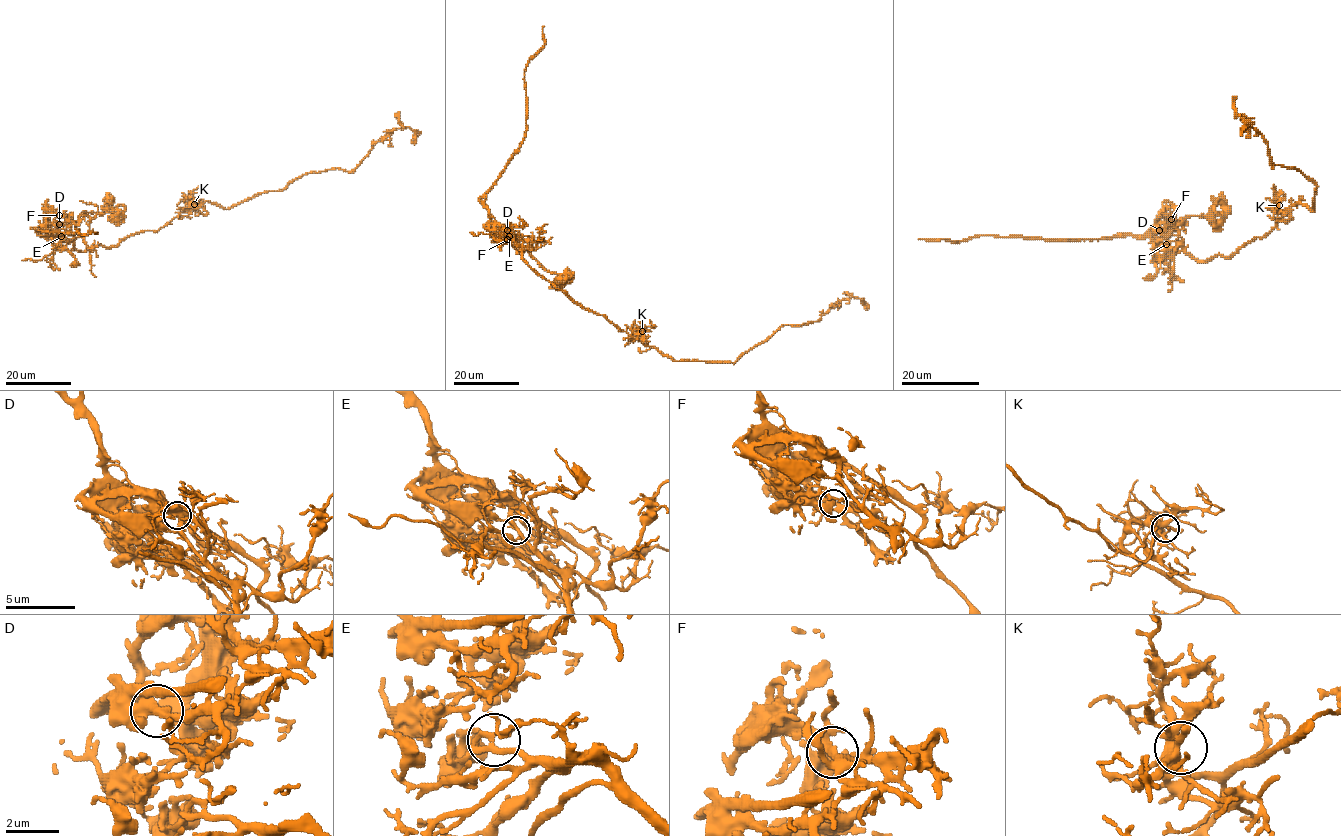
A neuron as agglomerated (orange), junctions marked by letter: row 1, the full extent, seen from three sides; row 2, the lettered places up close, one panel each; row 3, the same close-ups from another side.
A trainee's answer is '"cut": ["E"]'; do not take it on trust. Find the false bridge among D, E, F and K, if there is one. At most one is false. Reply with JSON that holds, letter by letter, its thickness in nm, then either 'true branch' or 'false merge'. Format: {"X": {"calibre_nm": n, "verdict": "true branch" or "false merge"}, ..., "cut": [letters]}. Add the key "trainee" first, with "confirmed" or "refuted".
{"trainee": "confirmed", "D": {"calibre_nm": 320, "verdict": "true branch"}, "E": {"calibre_nm": 240, "verdict": "false merge"}, "F": {"calibre_nm": 280, "verdict": "true branch"}, "K": {"calibre_nm": 280, "verdict": "true branch"}, "cut": ["E"]}

